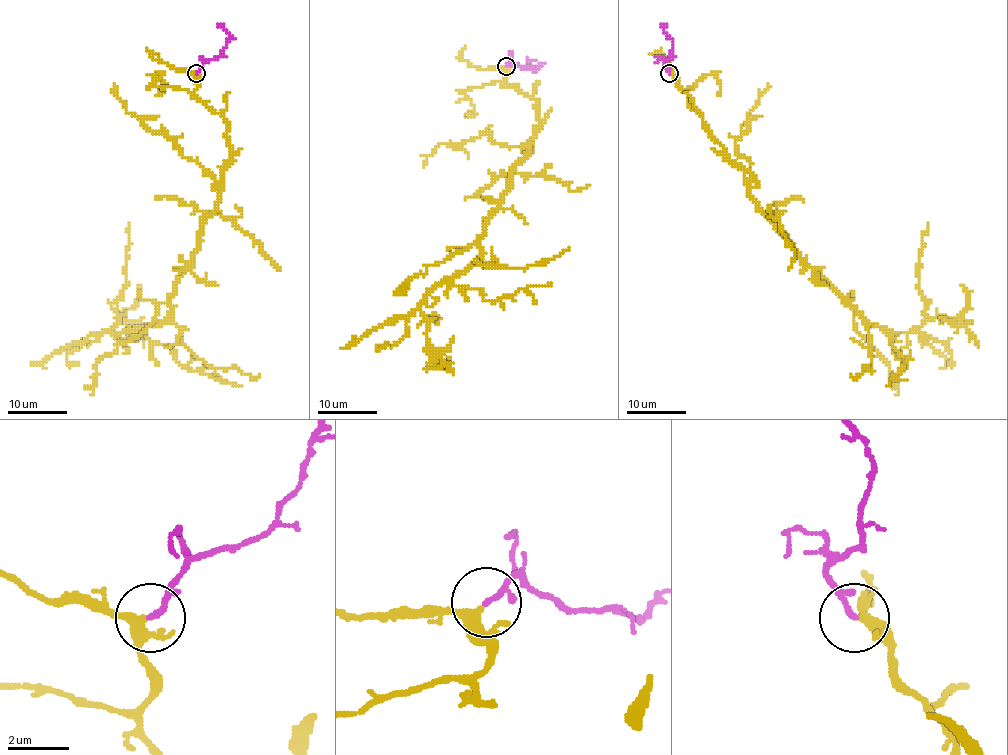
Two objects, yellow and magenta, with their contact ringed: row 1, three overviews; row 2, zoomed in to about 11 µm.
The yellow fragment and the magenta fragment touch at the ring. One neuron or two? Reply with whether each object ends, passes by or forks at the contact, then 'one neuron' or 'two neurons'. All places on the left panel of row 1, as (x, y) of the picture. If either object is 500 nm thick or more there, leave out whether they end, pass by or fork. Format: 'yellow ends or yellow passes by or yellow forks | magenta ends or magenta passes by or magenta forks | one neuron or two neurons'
yellow passes by | magenta passes by | one neuron

